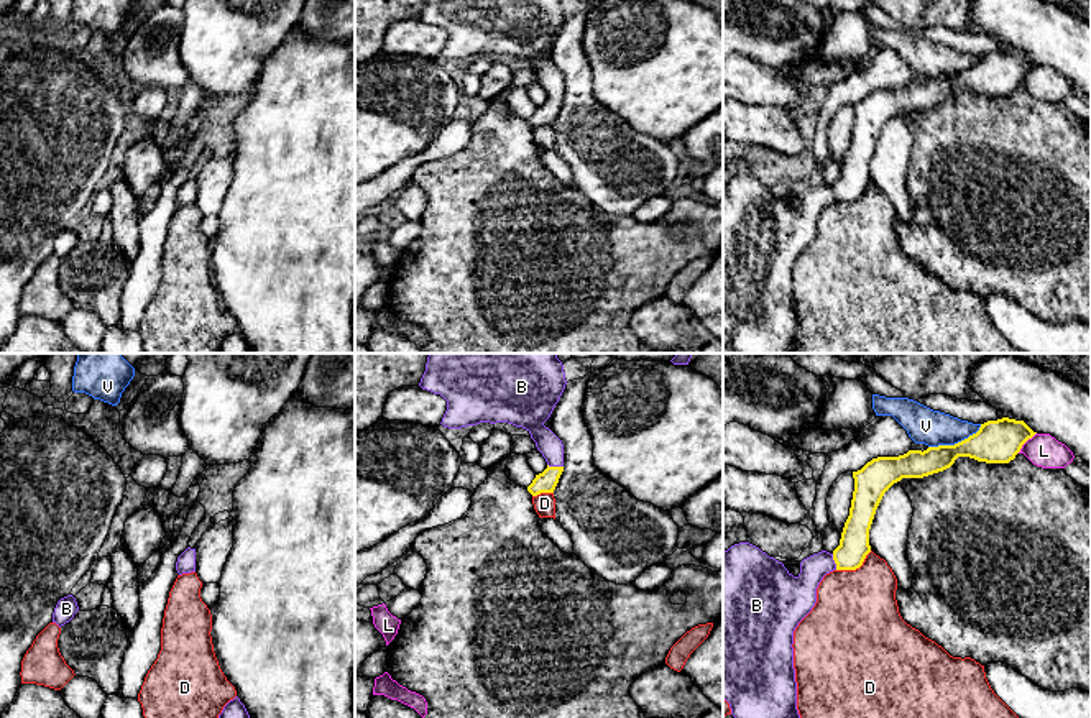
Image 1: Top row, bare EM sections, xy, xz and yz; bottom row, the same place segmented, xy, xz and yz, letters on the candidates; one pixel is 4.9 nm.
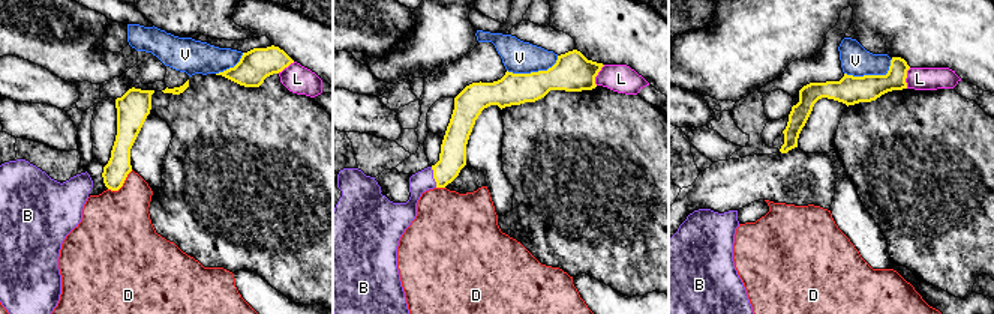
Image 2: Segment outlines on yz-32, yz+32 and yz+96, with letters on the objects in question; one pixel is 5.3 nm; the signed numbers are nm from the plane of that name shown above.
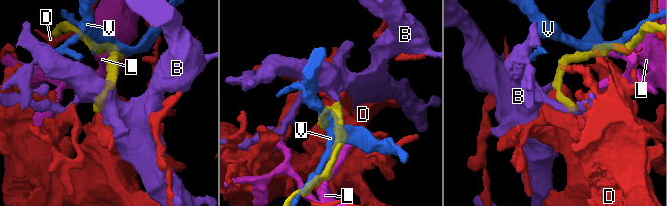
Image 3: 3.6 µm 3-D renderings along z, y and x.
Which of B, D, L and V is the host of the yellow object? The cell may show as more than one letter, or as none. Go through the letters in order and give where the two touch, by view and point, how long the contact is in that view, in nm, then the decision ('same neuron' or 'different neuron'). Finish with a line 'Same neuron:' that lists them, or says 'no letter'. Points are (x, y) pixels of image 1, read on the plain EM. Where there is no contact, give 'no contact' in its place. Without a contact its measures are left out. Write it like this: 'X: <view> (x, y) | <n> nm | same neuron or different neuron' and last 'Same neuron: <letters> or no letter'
B: xz (556, 99) | 80 nm | same neuron
D: yz (855, 201) | 200 nm | different neuron
L: yz (1026, 73) | 140 nm | different neuron
V: yz (955, 76) | 280 nm | different neuron
Same neuron: B

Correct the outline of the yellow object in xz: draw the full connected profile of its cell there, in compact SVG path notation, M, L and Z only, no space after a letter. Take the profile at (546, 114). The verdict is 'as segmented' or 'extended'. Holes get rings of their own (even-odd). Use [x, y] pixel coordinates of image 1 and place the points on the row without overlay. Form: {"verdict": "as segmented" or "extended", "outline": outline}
{"verdict": "extended", "outline": "M426 0L419 15L422 21L440 26L447 33L440 54L444 59L508 54L526 61L547 94L547 100L527 118L532 128L554 125L564 104L564 76L544 54L550 49L565 16L564 0Z"}

